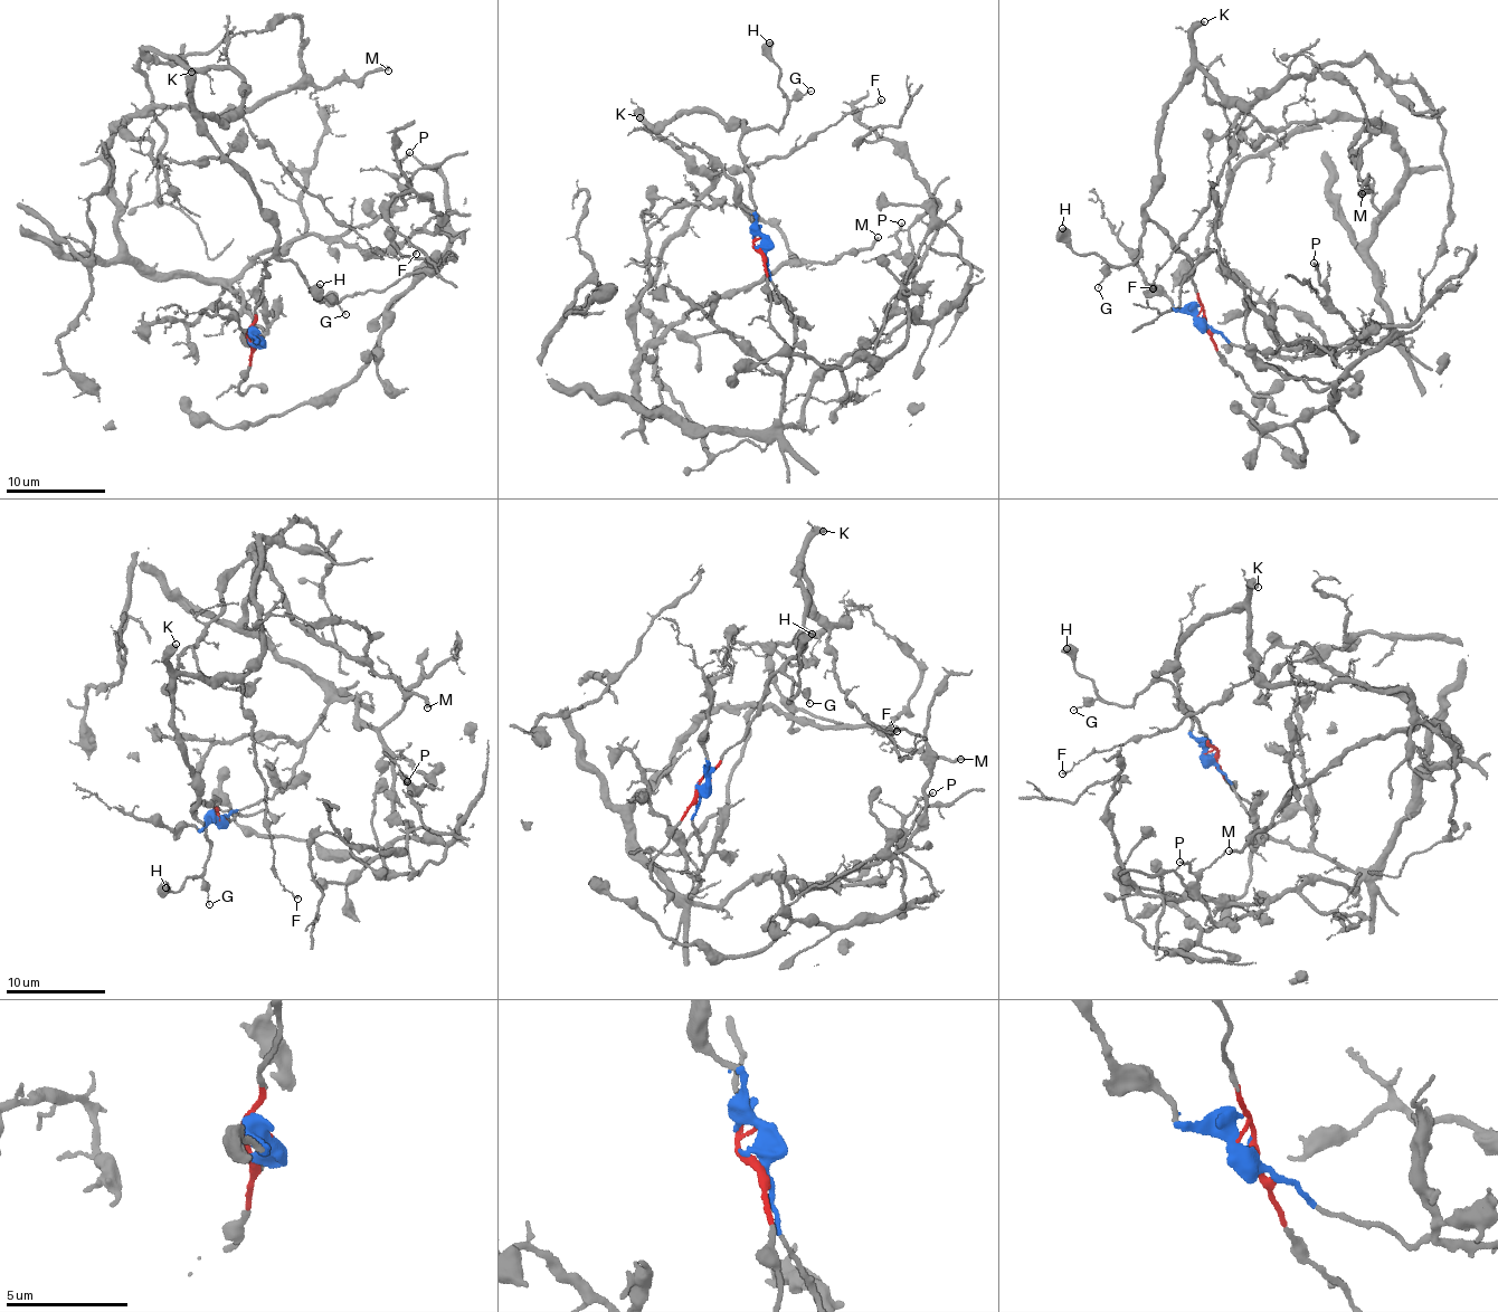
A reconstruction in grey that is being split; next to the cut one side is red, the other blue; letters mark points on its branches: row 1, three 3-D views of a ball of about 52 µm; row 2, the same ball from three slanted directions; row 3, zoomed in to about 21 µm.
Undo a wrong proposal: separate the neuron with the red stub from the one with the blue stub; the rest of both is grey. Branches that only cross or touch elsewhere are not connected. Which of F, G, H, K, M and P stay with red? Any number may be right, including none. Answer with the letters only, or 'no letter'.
F, G, H, K

